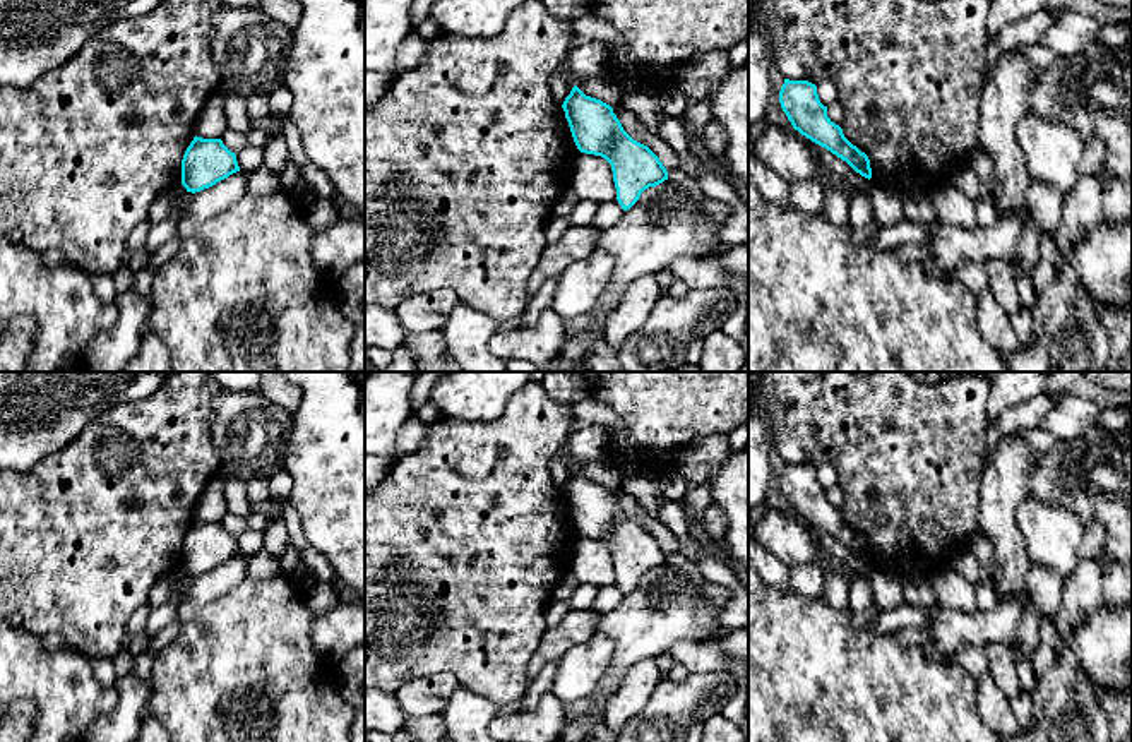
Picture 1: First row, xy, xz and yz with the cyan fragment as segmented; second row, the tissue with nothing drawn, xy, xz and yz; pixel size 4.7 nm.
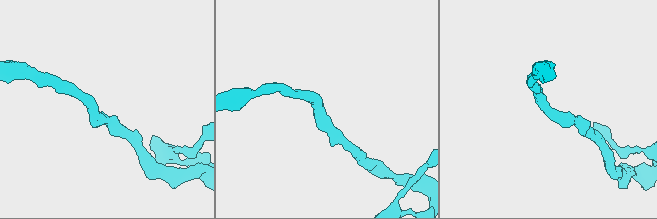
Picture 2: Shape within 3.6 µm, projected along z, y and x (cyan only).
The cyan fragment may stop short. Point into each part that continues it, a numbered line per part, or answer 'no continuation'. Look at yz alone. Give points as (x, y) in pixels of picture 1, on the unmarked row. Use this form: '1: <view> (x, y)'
no continuation

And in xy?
no continuation

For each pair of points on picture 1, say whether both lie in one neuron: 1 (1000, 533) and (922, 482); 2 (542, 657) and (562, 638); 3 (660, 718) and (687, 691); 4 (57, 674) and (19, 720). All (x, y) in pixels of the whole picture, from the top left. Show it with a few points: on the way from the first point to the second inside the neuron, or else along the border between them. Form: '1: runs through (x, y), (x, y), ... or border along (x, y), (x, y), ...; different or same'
1: border along (982, 478), (978, 492), (980, 532); different
2: runs through (547, 652), (557, 641); same
3: runs through (667, 712), (680, 698); same
4: border along (17, 703), (31, 706), (33, 724); different

